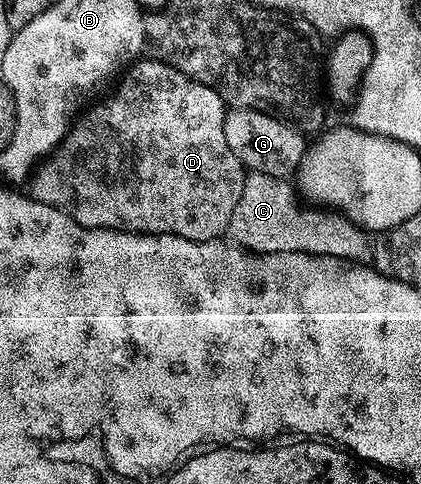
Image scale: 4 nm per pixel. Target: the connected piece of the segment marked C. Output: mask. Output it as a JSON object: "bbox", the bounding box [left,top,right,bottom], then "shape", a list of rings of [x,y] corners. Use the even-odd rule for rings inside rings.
{"bbox":[227,172,373,264],"shape":[[[249,172],[246,173],[245,176],[245,183],[243,184],[243,192],[239,192],[239,204],[237,205],[237,210],[235,212],[231,212],[231,220],[229,221],[229,228],[227,231],[228,237],[230,239],[235,240],[236,245],[247,249],[247,250],[252,250],[254,254],[270,254],[271,252],[303,252],[304,254],[322,254],[323,256],[335,256],[336,258],[342,258],[343,260],[347,260],[348,262],[360,262],[362,264],[369,264],[372,263],[373,260],[373,244],[370,238],[370,235],[368,233],[366,233],[366,231],[362,230],[360,226],[356,226],[354,224],[354,222],[351,221],[350,218],[346,218],[344,214],[338,214],[328,208],[305,208],[305,209],[309,209],[309,210],[299,210],[296,206],[295,203],[293,203],[293,194],[294,191],[291,189],[290,186],[290,190],[289,191],[289,186],[288,186],[288,181],[276,178],[275,176],[271,176],[270,174],[258,174],[256,172]]]}

